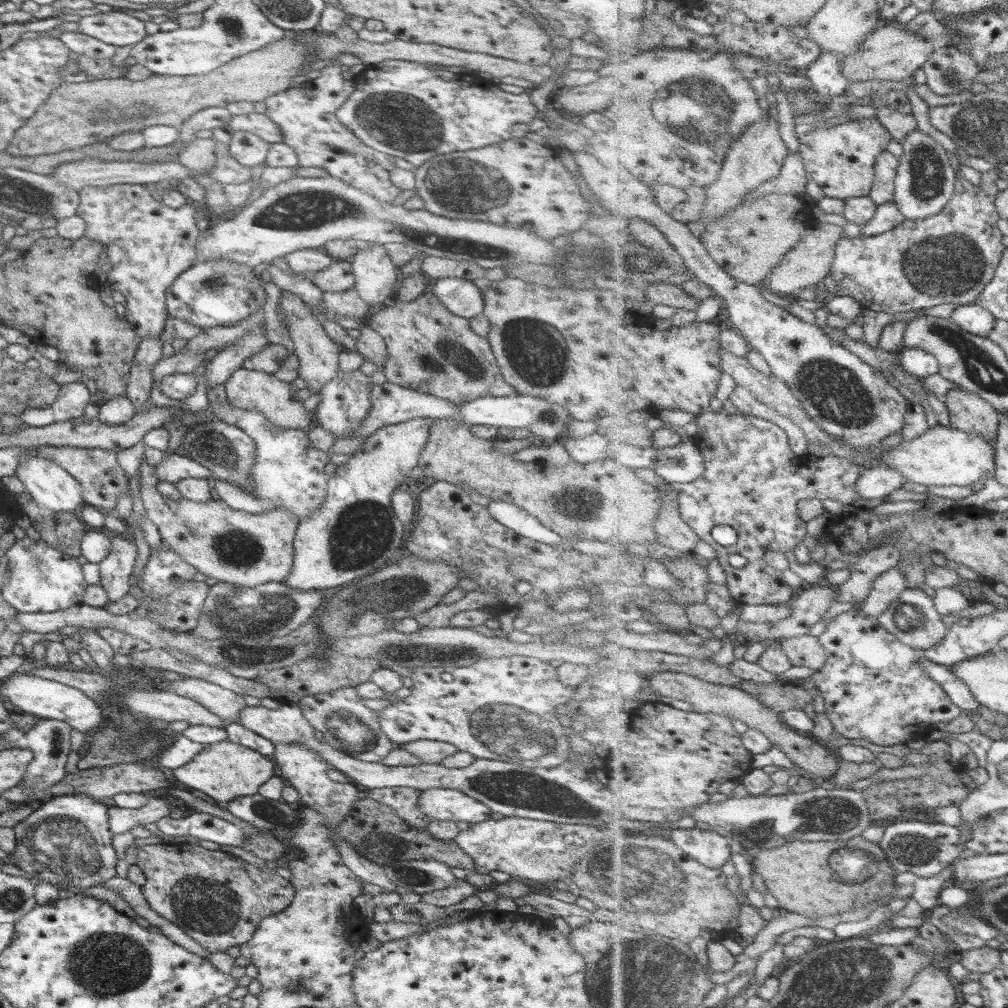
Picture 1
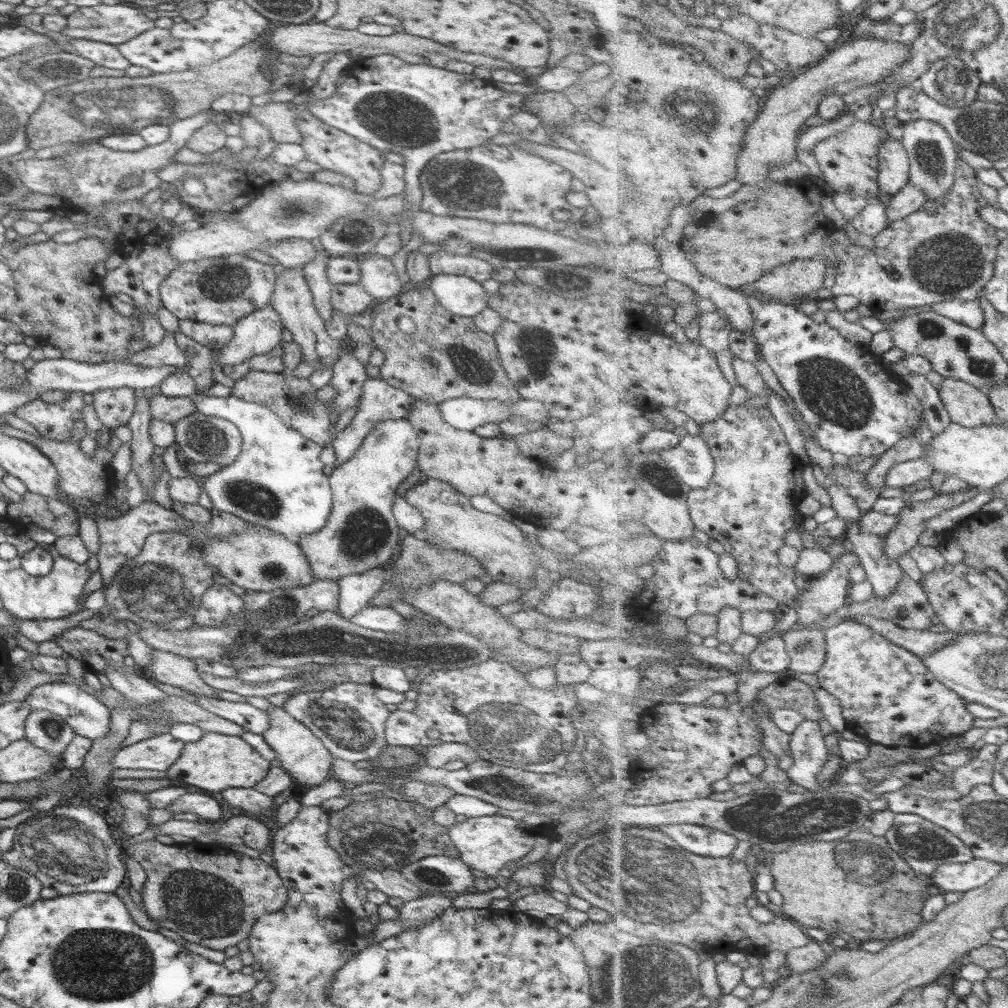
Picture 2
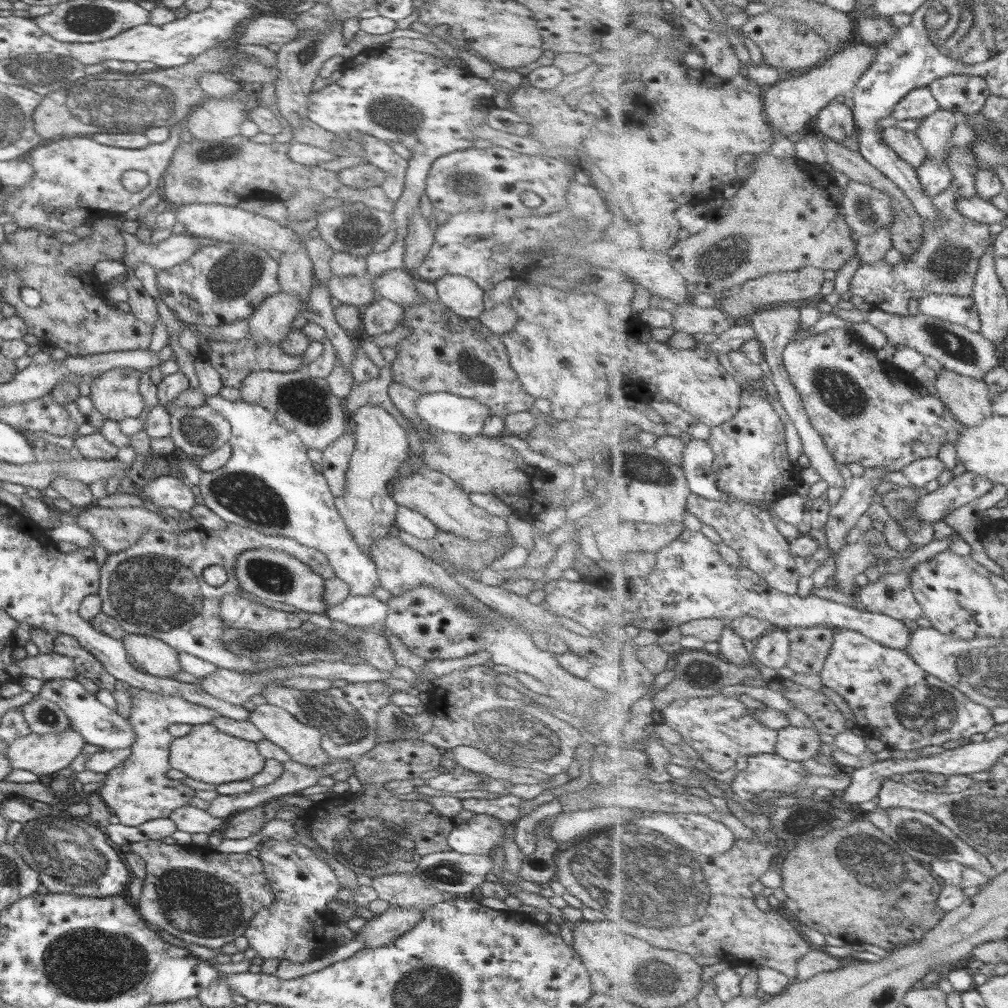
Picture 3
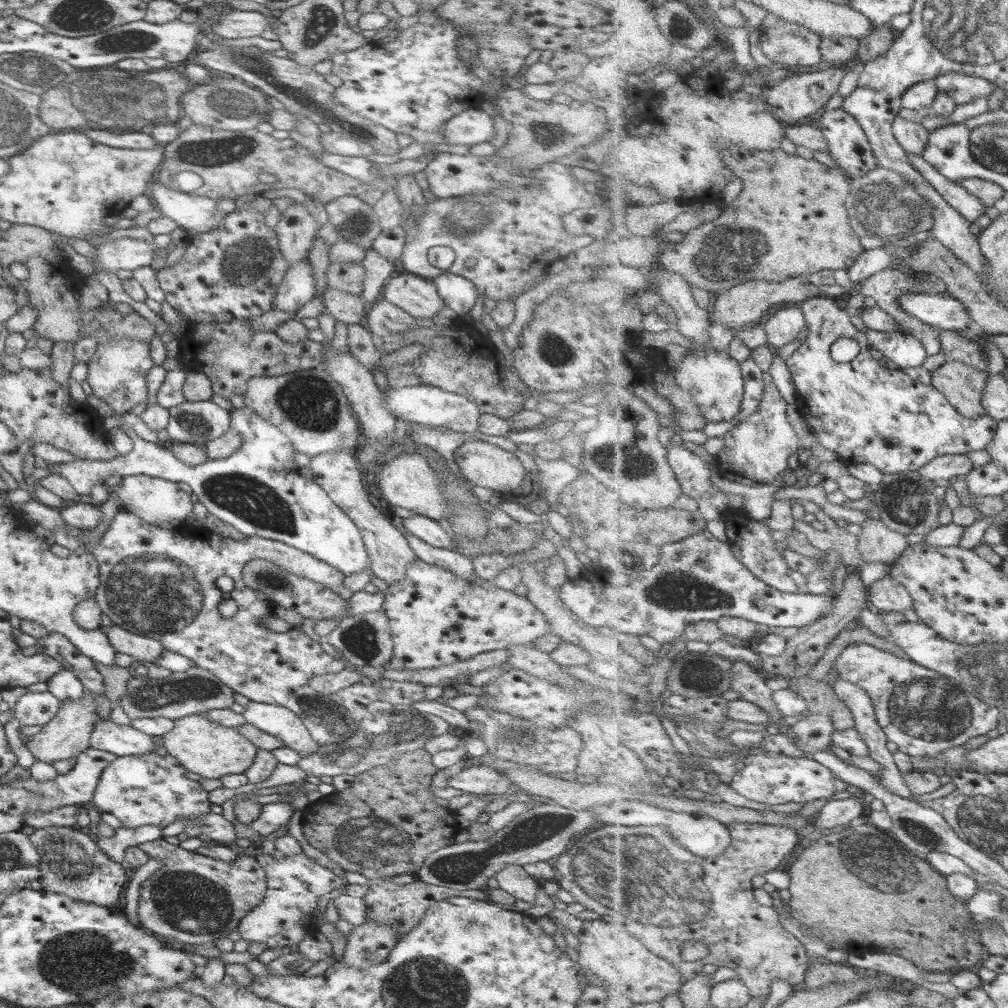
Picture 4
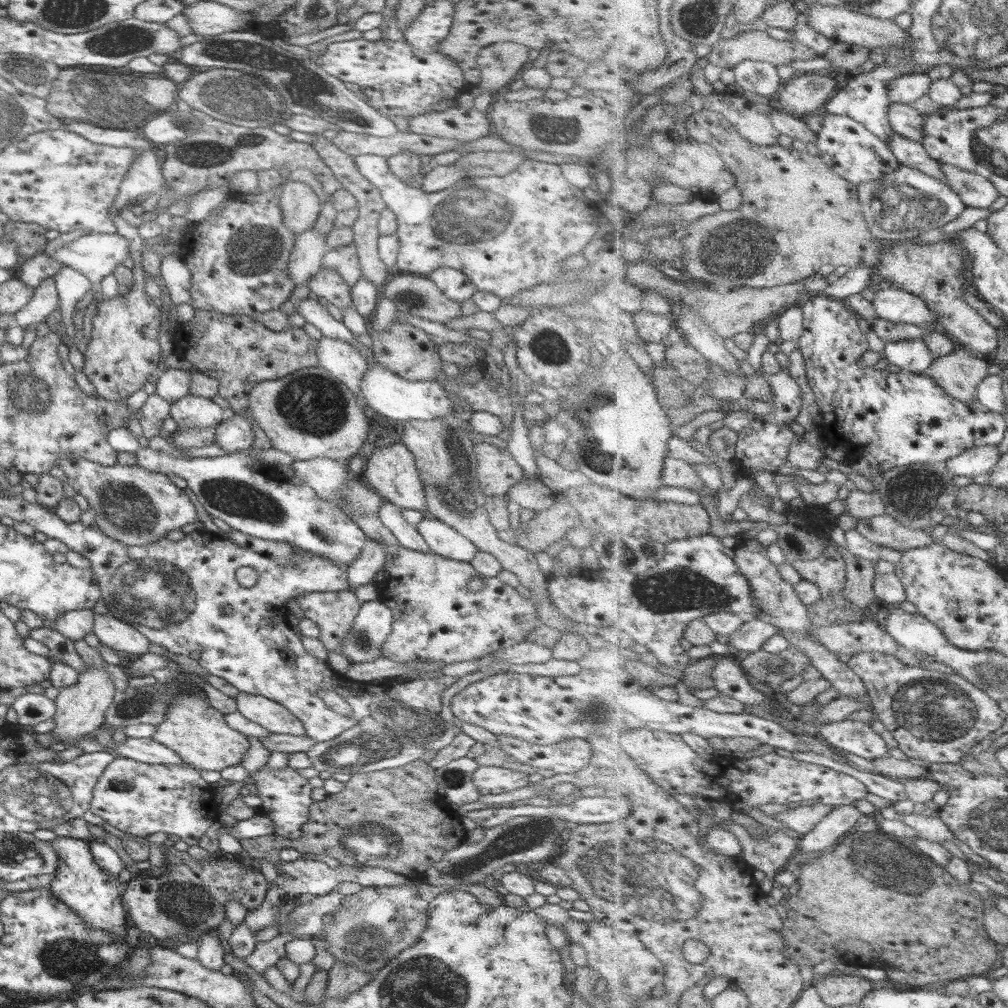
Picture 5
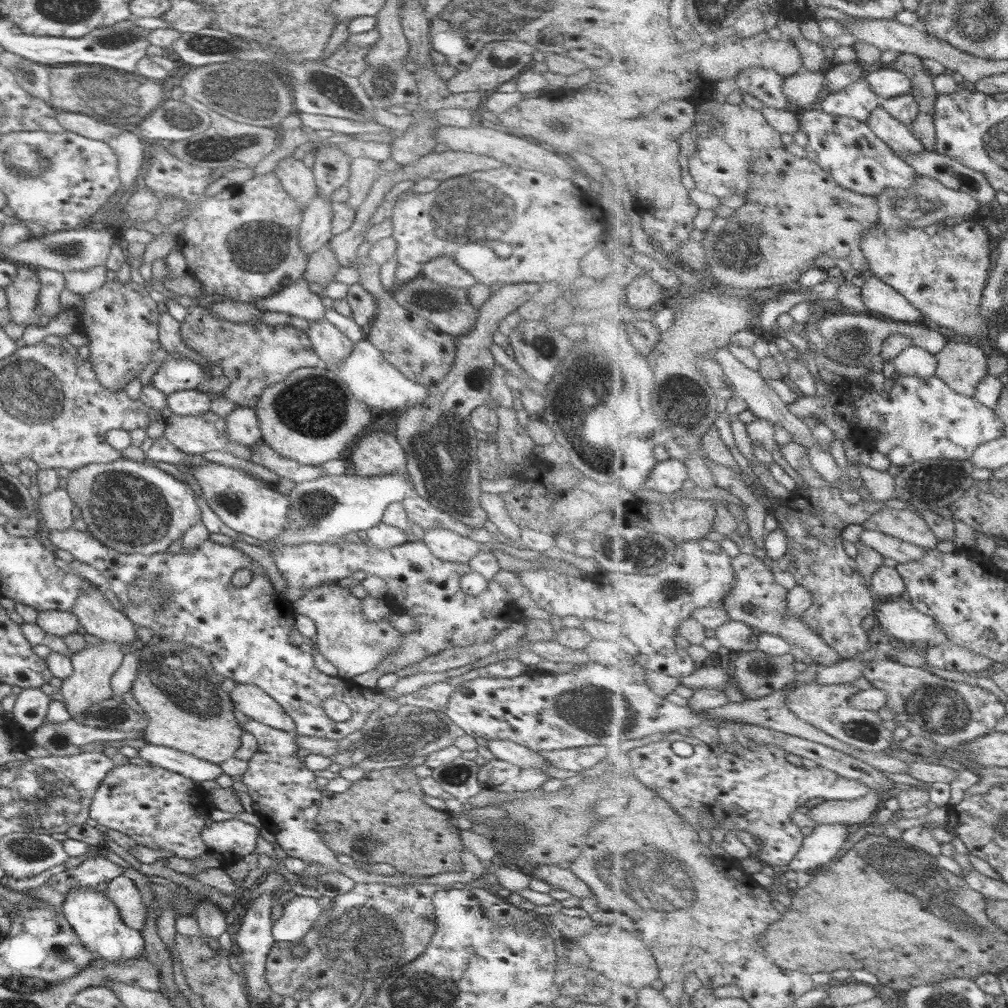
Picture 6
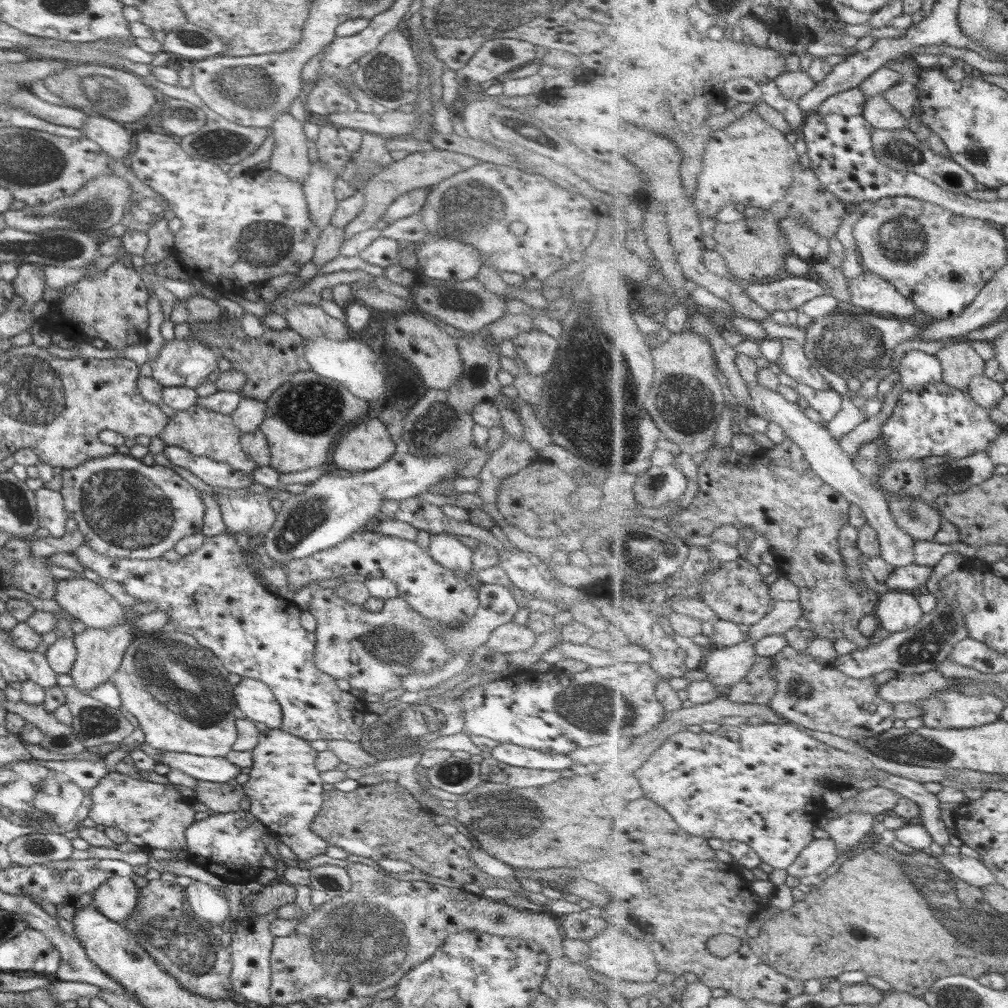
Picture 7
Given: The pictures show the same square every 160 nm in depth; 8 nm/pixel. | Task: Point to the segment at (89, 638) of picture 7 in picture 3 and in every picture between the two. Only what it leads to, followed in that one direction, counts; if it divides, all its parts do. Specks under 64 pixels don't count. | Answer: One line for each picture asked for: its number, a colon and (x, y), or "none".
3: (41, 755)
4: (68, 732)
5: (79, 709)
6: (88, 682)

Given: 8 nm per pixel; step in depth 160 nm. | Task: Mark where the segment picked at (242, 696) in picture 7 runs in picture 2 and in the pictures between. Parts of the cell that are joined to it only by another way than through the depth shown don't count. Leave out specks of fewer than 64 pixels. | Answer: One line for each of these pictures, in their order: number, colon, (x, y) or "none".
2: (303, 757)
3: (301, 742)
4: (279, 722)
5: (270, 715)
6: (248, 699)

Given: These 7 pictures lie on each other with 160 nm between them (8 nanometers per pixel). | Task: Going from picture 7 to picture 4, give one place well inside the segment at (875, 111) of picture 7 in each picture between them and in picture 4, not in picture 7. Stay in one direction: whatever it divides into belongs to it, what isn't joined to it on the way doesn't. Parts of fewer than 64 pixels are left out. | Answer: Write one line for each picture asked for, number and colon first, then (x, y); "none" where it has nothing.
4: (971, 207)
5: (911, 153)
6: (898, 136)

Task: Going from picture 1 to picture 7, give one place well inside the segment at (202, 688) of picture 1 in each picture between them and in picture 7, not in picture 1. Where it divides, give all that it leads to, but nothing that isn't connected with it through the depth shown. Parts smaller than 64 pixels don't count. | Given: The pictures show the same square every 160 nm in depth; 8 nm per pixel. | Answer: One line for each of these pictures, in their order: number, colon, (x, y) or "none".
2: (179, 672)
3: (153, 657)
4: (142, 649)
5: (117, 635)
6: (93, 612)
7: (82, 599)

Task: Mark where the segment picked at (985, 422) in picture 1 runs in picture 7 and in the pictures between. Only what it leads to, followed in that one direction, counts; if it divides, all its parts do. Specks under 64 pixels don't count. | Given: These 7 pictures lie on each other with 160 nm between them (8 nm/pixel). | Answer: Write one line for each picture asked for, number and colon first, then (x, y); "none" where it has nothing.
2: (967, 406)
3: (968, 398)
4: (964, 386)
5: (960, 374)
6: (962, 366)
7: (960, 361)

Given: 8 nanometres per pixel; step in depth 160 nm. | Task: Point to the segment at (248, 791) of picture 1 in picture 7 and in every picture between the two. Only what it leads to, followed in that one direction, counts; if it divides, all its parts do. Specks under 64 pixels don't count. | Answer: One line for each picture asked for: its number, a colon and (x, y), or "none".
2: (214, 762)
3: (205, 753)
4: (202, 746)
5: (196, 732)
6: (176, 687)
7: (177, 691)

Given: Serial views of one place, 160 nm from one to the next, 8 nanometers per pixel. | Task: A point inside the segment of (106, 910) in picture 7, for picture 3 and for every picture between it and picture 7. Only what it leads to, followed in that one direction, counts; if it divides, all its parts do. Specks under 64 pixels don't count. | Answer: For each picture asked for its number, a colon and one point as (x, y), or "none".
3: (203, 897)
4: (191, 899)
5: (186, 900)
6: (131, 908)

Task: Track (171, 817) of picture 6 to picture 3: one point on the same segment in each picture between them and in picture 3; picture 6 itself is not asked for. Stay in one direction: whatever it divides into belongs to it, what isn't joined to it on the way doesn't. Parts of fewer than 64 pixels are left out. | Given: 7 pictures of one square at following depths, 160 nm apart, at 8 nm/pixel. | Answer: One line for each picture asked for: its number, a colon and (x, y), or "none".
3: (136, 790)
4: (151, 789)
5: (140, 800)

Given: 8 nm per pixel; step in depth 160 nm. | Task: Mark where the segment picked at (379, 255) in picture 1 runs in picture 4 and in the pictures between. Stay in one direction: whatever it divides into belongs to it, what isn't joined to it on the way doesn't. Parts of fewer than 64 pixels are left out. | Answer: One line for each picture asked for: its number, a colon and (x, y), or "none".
2: (378, 277)
3: (397, 286)
4: (418, 297)

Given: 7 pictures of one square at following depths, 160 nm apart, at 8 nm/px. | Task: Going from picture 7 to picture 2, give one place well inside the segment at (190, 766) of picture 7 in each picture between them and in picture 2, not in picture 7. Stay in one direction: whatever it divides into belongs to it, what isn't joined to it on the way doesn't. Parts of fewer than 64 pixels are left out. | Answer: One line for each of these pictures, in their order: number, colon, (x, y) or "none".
2: (88, 717)
3: (98, 725)
4: (120, 740)
5: (146, 751)
6: (184, 764)

